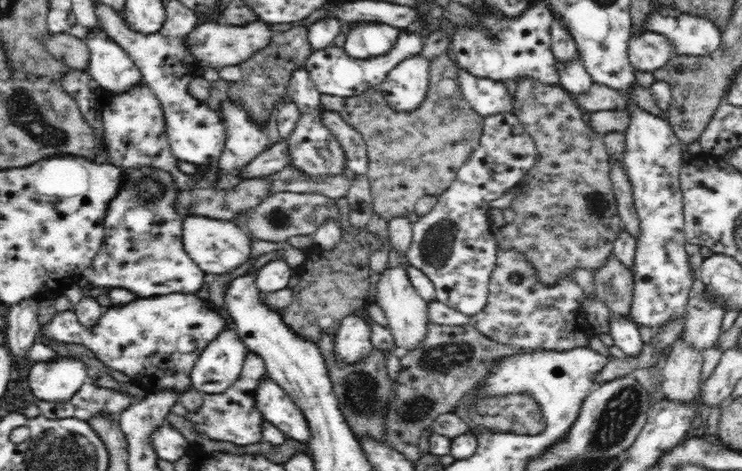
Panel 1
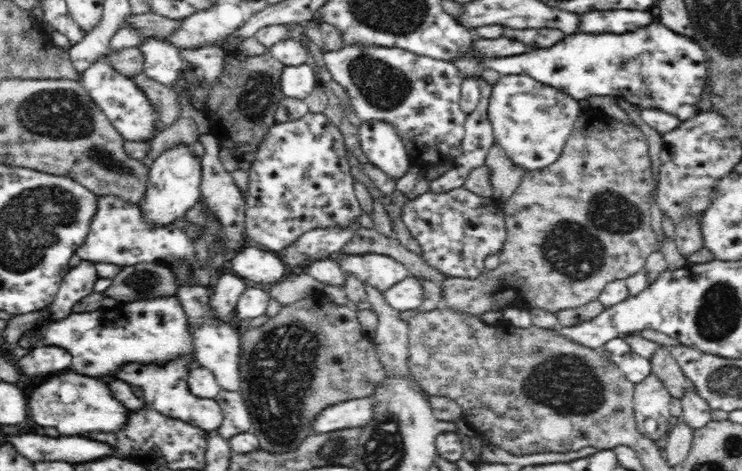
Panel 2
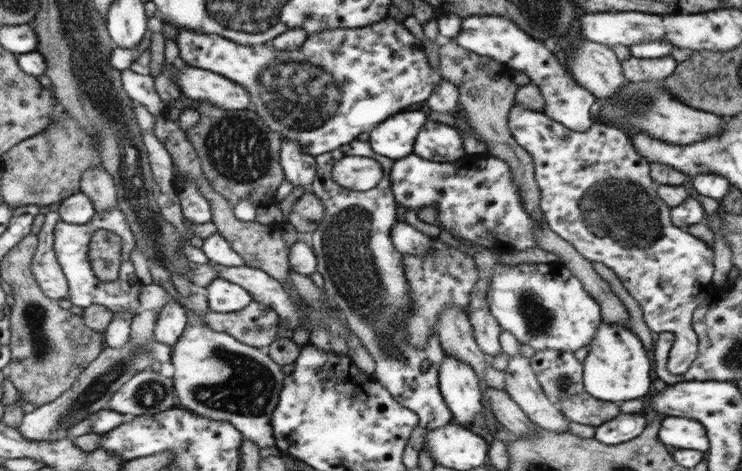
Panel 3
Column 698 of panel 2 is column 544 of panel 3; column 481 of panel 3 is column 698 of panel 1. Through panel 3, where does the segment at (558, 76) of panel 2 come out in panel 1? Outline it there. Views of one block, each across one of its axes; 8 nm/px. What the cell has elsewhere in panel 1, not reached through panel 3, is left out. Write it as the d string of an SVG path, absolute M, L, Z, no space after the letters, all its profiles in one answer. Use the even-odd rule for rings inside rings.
M653 6L653 14L644 24L645 32L664 34L673 44L676 56L711 55L721 46L722 33L713 21L704 17L696 17L689 13L680 13L677 8Z

